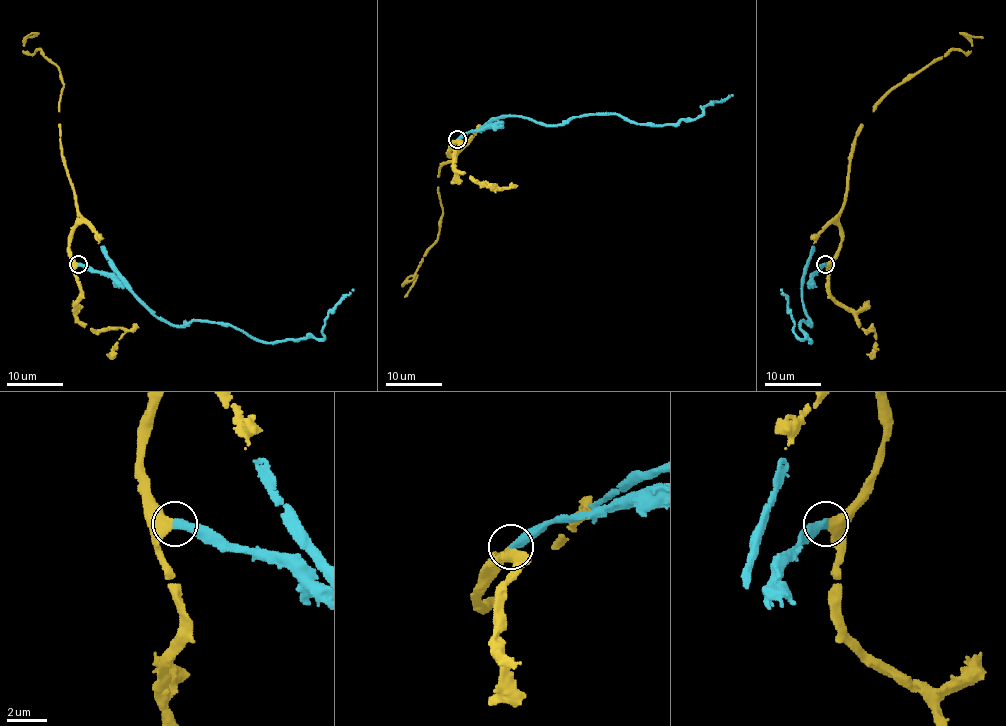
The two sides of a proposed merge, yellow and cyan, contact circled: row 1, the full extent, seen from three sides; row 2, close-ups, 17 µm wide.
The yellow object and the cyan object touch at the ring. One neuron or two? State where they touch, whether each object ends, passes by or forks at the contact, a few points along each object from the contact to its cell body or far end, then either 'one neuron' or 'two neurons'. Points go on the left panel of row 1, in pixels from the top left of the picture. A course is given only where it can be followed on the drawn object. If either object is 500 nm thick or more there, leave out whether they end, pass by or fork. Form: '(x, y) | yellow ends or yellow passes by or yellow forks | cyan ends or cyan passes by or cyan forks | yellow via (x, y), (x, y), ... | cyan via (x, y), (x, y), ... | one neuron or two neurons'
(78, 264) | yellow ends | cyan ends | yellow via (78, 264), (60, 130), (64, 86), (40, 50), (23, 51), (34, 33), (26, 37) | cyan via (78, 264), (112, 274), (172, 325), (229, 323), (268, 343), (323, 339), (326, 316), (353, 289) | one neuron

